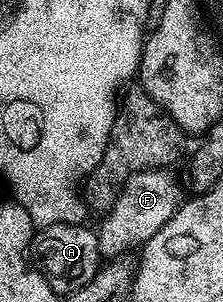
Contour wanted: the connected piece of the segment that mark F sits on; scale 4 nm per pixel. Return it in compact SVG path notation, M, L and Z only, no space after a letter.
M147 169L133 174L123 184L119 192L117 202L100 219L102 220L99 228L97 227L96 236L98 238L98 250L102 257L114 258L118 255L124 255L127 251L136 246L141 246L147 242L172 217L173 213L179 208L183 201L182 185L178 184L173 172L168 169Z

